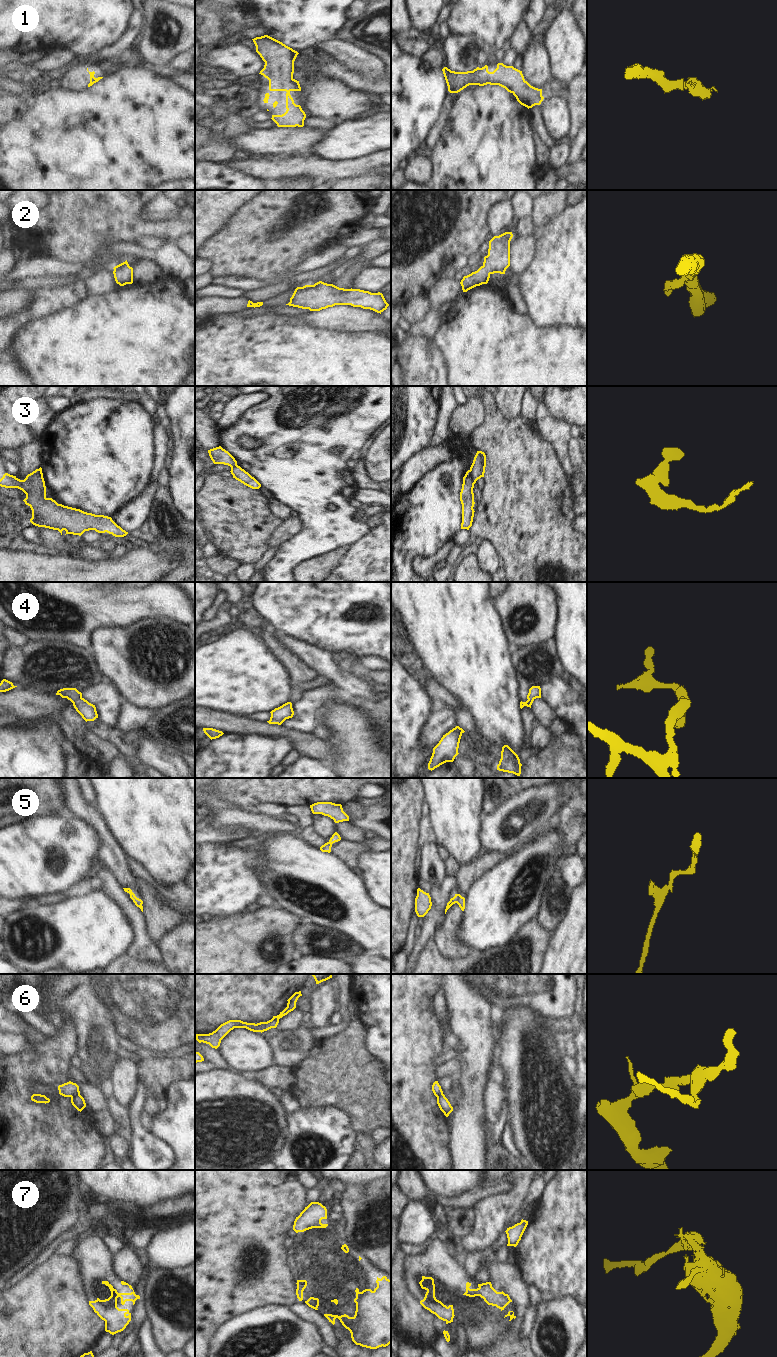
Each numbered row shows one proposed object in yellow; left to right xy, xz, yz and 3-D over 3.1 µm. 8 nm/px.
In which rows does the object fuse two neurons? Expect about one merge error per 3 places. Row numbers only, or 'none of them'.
3, 6

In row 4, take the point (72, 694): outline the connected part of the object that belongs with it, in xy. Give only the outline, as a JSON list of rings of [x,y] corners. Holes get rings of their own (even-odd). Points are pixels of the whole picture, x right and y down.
[[[63,688],[57,691],[56,695],[60,695],[62,698],[67,698],[73,703],[76,711],[87,721],[94,721],[98,718],[95,705],[89,703],[82,697],[82,693],[76,688]]]

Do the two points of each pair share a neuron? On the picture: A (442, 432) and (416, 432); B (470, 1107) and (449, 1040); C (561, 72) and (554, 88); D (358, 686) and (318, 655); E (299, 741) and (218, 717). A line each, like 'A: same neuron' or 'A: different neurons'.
A: different neurons
B: different neurons
C: different neurons
D: same neuron
E: same neuron

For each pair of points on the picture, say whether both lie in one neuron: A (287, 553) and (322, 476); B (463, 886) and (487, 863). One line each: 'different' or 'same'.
A: same
B: same

